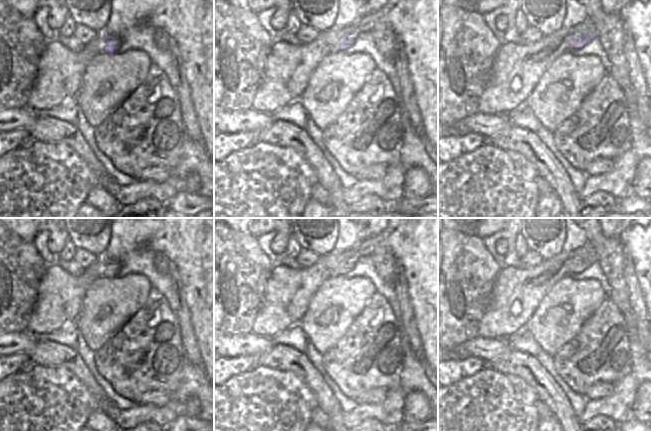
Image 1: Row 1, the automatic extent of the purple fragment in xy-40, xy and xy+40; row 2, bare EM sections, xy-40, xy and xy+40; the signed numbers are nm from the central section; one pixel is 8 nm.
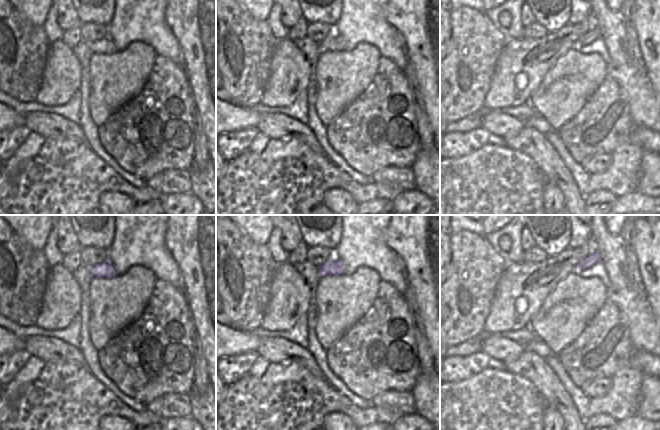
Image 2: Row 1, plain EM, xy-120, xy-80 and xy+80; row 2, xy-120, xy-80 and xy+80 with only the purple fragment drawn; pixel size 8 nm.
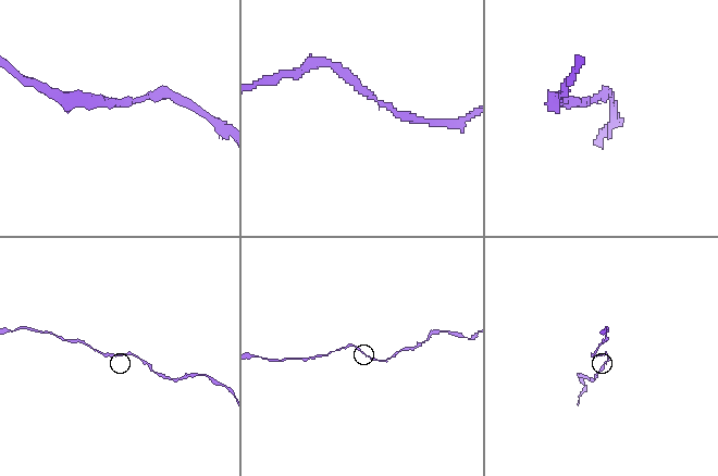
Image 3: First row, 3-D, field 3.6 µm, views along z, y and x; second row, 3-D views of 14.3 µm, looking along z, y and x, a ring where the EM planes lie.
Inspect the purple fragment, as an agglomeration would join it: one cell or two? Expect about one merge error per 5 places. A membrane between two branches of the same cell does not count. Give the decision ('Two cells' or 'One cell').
One cell.

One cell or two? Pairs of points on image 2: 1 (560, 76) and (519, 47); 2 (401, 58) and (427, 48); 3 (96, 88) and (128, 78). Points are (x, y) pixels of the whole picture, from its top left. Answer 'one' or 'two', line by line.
1: two
2: two
3: one

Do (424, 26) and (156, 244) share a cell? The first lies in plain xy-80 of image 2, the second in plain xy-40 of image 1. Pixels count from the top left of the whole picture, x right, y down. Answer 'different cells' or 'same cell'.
same cell

